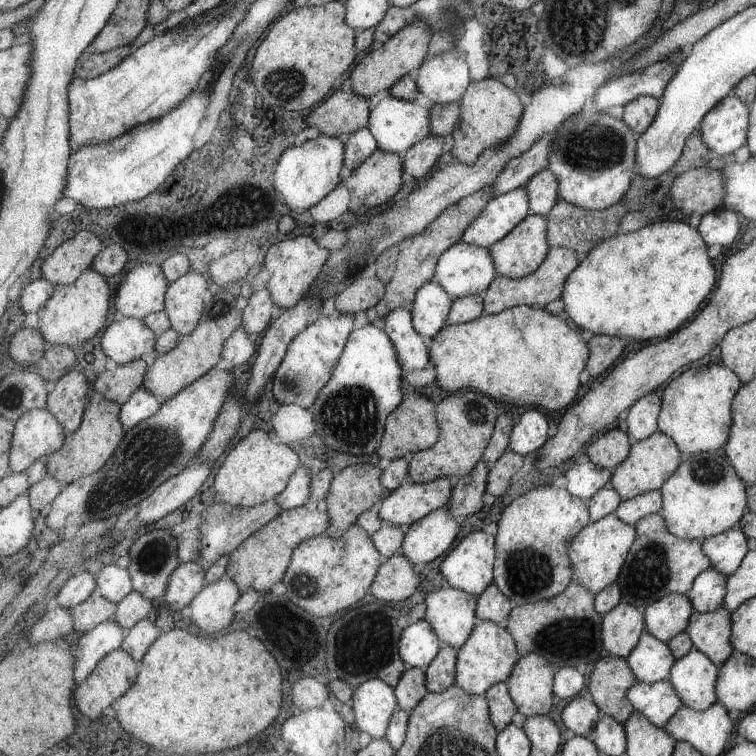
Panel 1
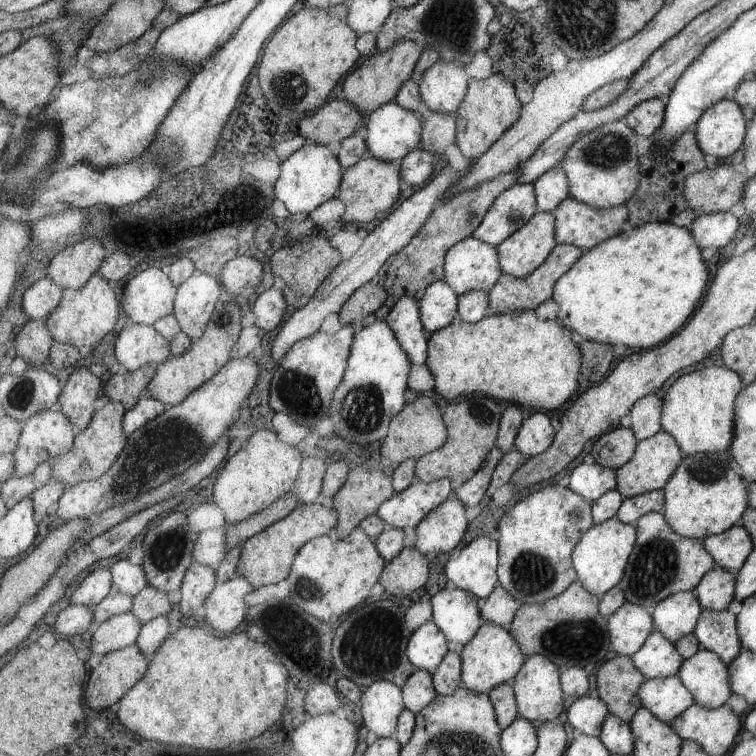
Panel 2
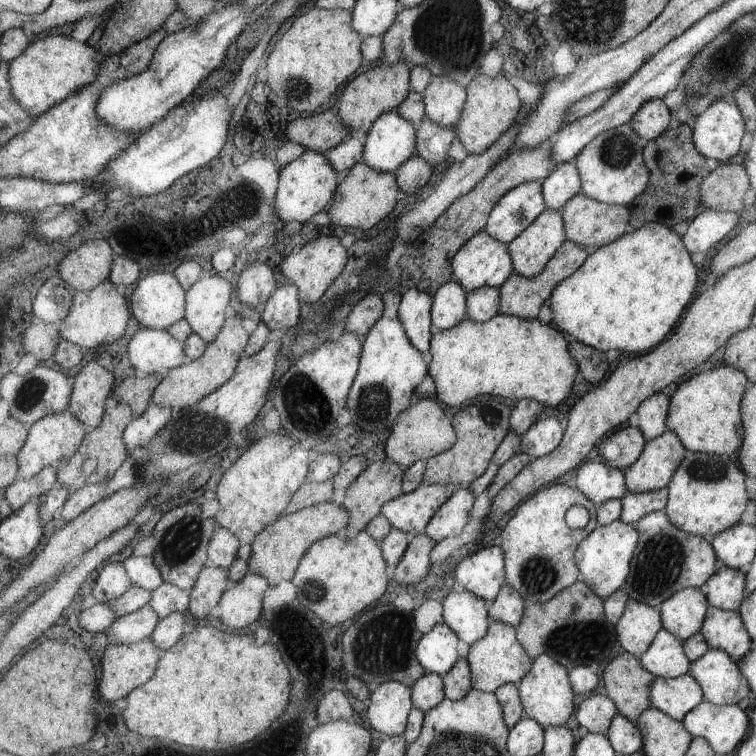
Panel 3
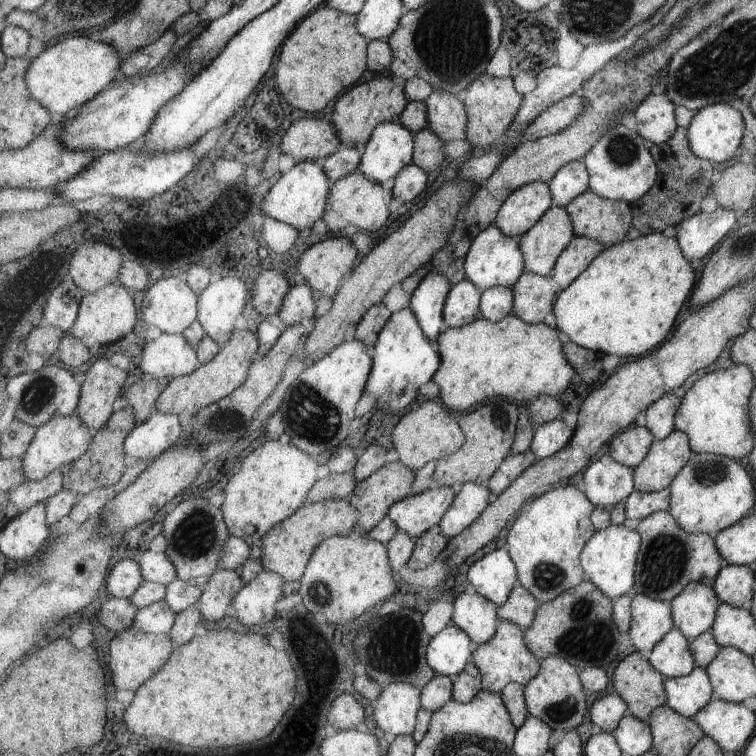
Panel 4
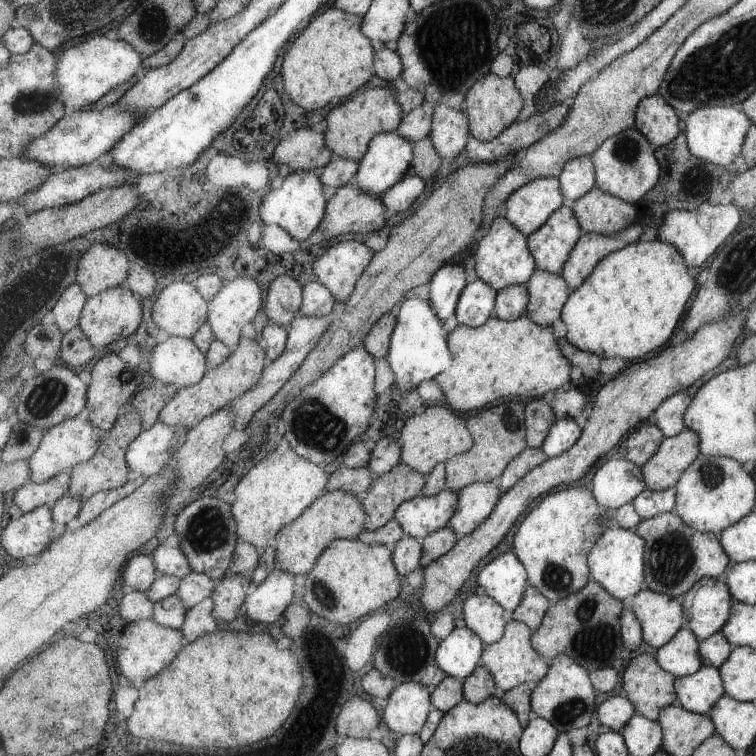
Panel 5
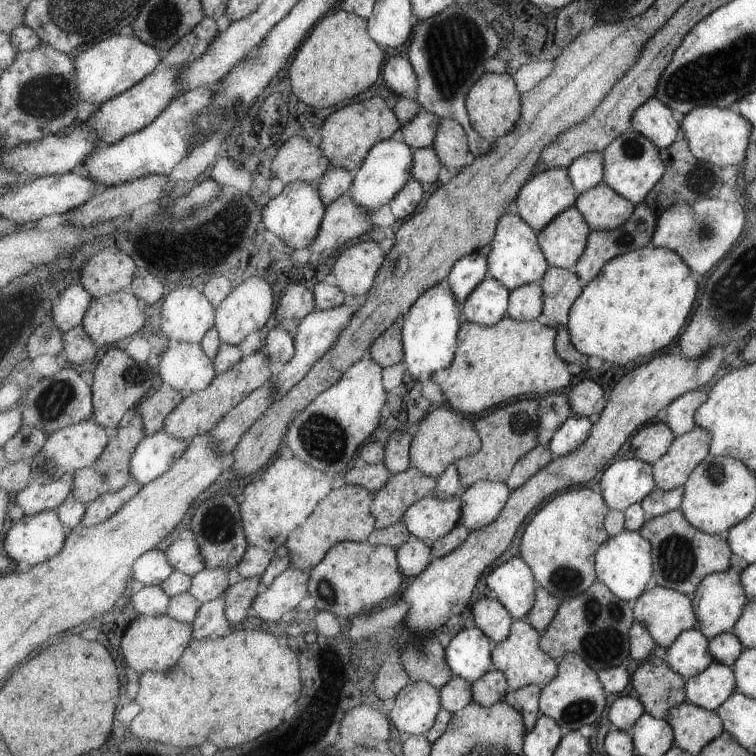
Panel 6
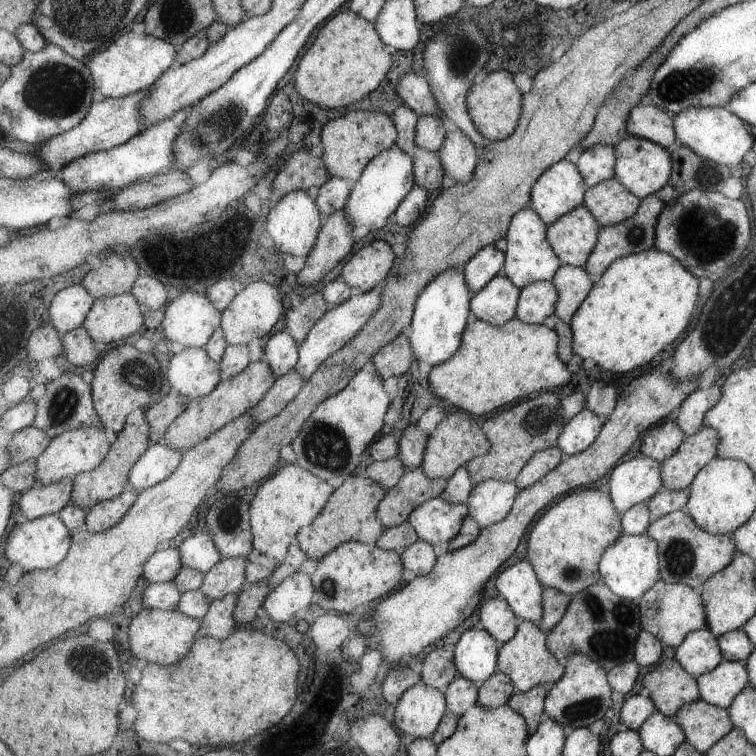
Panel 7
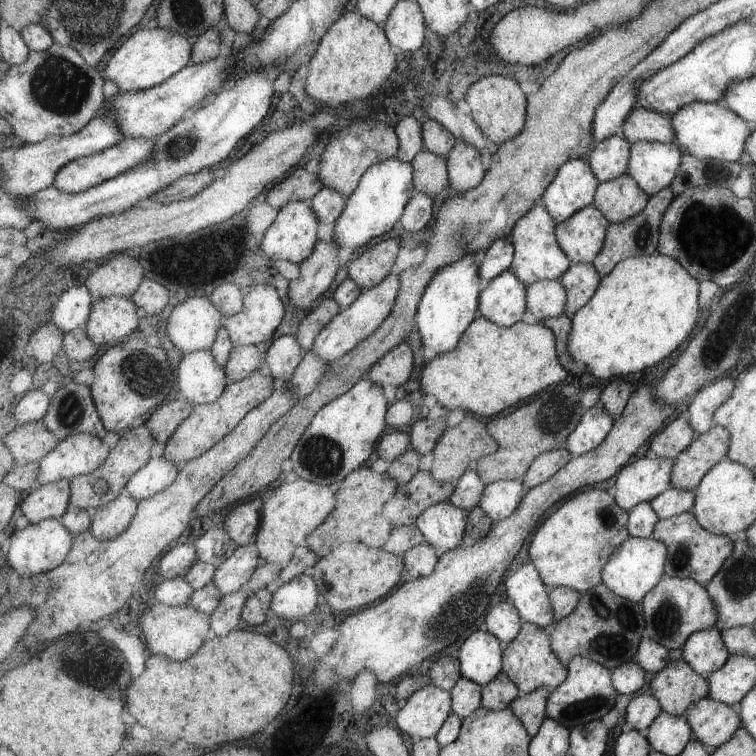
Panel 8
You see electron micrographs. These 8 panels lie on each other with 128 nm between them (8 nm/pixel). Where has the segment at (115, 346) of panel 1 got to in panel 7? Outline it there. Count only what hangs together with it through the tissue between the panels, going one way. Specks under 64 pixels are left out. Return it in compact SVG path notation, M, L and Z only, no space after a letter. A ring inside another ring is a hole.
M186 347L170 359L167 378L174 391L181 393L188 399L209 396L222 384L222 370L220 364L210 357L205 348Z

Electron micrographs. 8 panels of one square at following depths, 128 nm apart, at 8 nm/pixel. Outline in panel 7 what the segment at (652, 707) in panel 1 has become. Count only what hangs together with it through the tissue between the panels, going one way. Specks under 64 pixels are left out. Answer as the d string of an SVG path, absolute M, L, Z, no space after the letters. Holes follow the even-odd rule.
M723 660L713 672L697 678L701 700L729 709L731 702L749 687L746 662Z

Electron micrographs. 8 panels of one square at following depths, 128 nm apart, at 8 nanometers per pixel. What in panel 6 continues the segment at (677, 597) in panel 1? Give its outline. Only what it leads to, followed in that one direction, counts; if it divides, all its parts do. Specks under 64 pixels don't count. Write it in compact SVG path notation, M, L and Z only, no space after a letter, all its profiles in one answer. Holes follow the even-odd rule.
M732 566L729 570L713 573L703 580L696 590L693 600L698 614L698 626L703 634L711 640L720 634L733 632L735 625L746 612L746 606L750 600L746 588L742 583L743 566Z

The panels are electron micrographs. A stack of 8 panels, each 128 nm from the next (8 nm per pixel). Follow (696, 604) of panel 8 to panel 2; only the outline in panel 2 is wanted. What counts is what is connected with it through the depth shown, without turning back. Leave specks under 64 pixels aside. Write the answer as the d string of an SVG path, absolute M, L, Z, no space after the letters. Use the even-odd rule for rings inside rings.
M627 601L608 621L612 646L619 655L632 657L656 630L652 610Z

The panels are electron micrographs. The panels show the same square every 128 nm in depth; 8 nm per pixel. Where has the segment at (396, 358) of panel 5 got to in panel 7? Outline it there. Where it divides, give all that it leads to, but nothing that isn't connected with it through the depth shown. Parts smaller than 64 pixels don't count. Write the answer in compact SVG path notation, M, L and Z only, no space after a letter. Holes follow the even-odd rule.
M450 268L432 280L418 296L412 321L411 342L417 360L438 365L462 349L462 339L472 318L471 298L475 296L465 280L462 268Z

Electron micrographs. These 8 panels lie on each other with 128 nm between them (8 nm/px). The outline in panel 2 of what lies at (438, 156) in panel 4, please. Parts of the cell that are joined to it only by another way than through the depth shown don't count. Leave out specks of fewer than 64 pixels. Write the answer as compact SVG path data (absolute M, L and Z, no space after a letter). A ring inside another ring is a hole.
M427 110L421 116L422 137L421 148L428 150L435 156L443 154L447 146L455 144L458 131L457 117L446 115L437 111Z

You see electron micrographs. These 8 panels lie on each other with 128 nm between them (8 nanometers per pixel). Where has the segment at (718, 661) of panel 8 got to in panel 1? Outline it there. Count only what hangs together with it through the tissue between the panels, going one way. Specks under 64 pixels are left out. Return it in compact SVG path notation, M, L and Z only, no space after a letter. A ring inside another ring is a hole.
M646 630L627 660L639 681L656 683L670 680L677 659L668 643Z

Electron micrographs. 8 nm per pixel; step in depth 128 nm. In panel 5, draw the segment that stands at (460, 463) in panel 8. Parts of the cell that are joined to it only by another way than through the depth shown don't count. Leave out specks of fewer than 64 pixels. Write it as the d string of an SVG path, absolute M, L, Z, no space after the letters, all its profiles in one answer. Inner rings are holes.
M449 404L434 405L413 416L406 423L399 438L403 447L402 462L428 475L437 465L449 461L450 458L469 453L474 449L475 441L467 421L467 418L463 418L463 413L455 414L455 410Z

